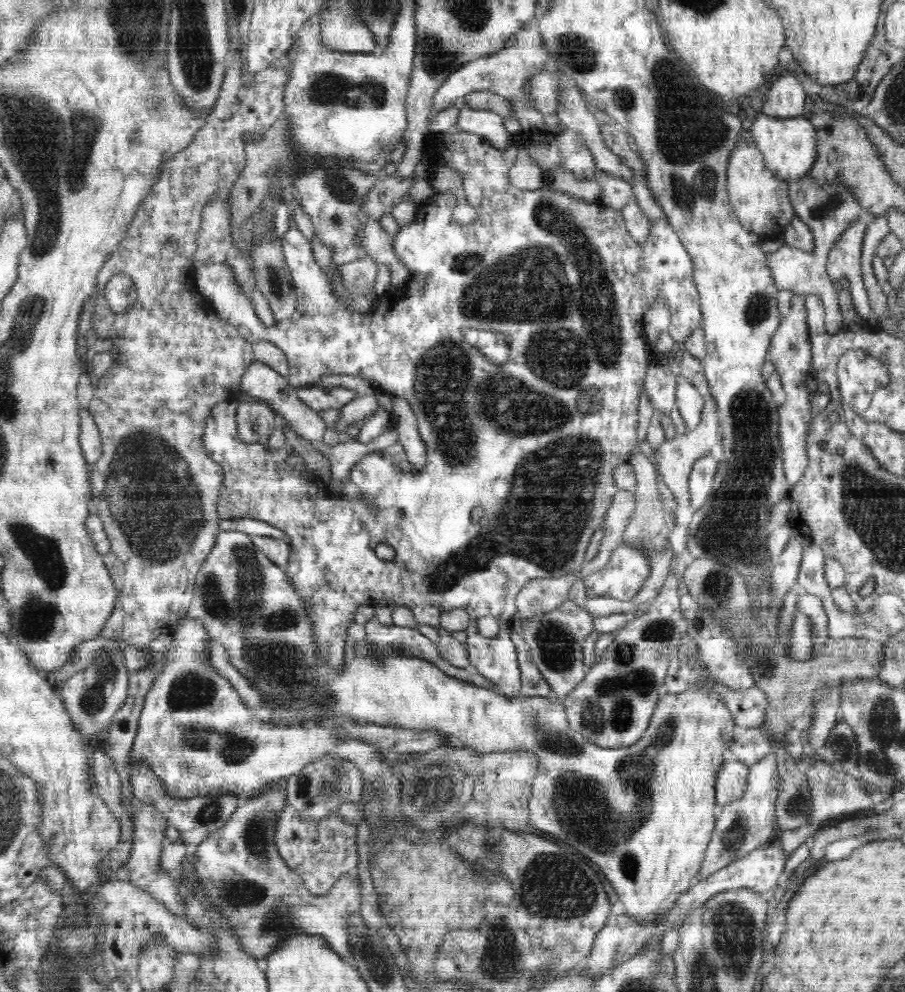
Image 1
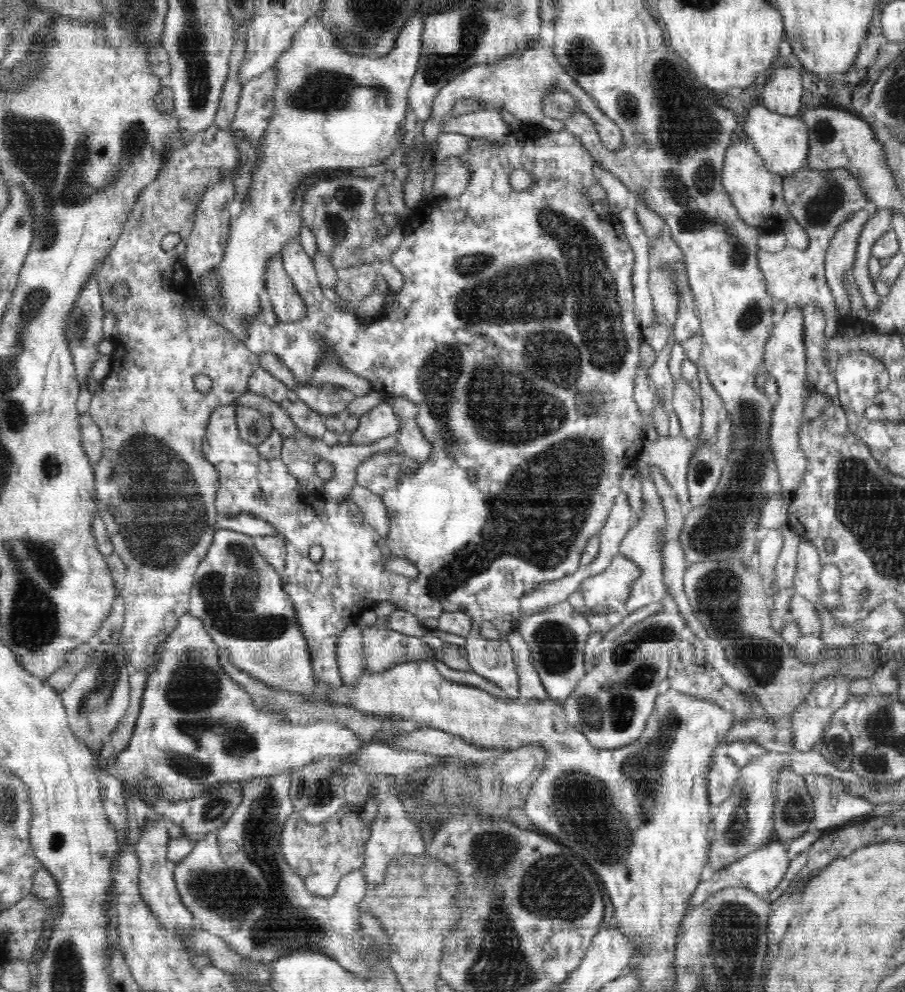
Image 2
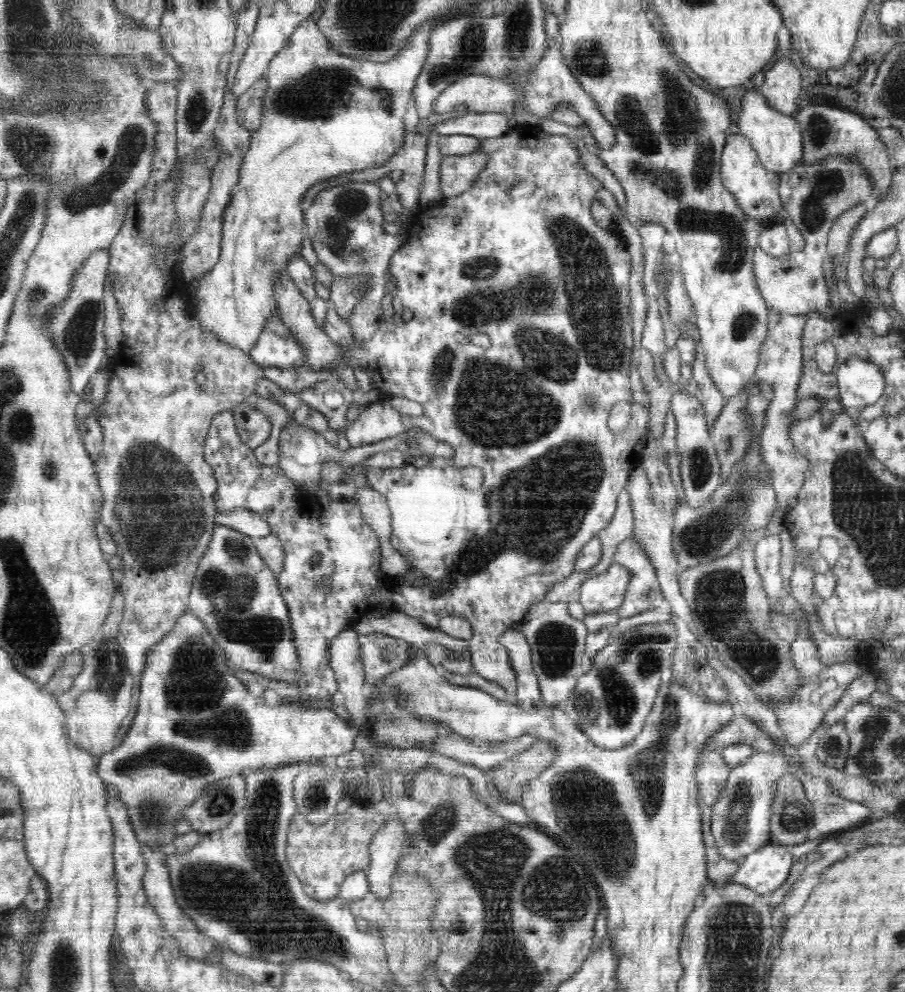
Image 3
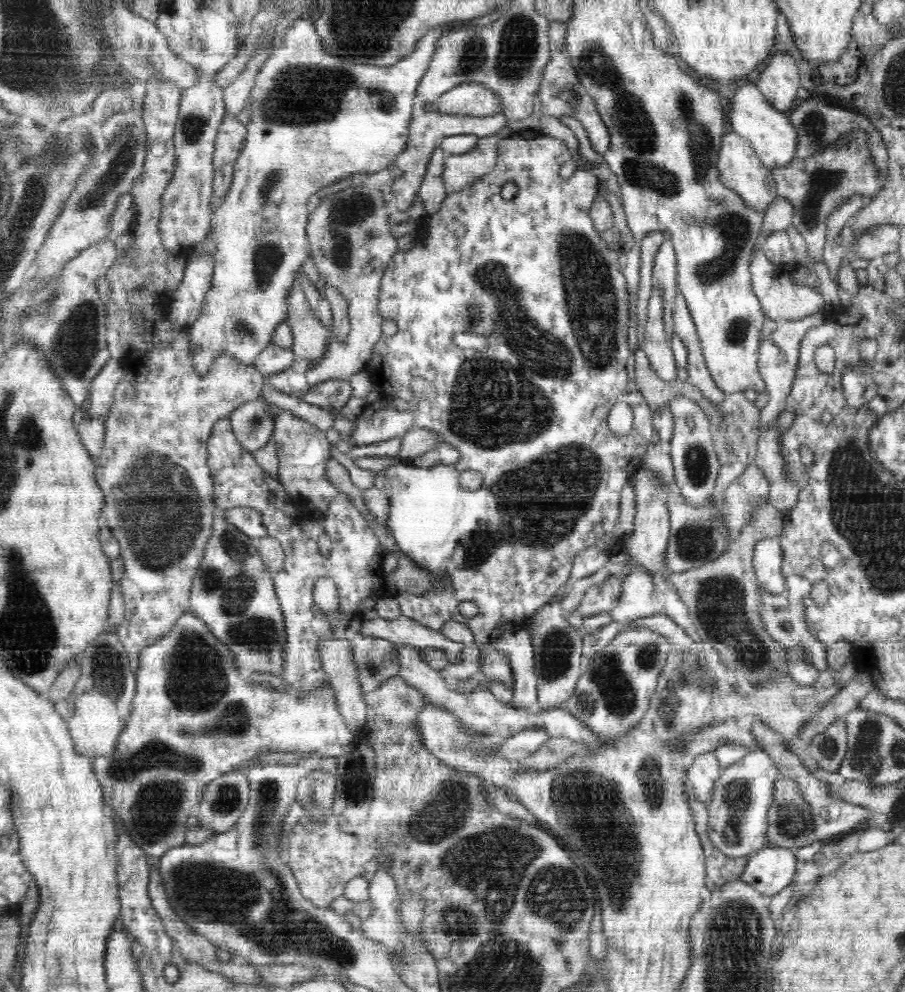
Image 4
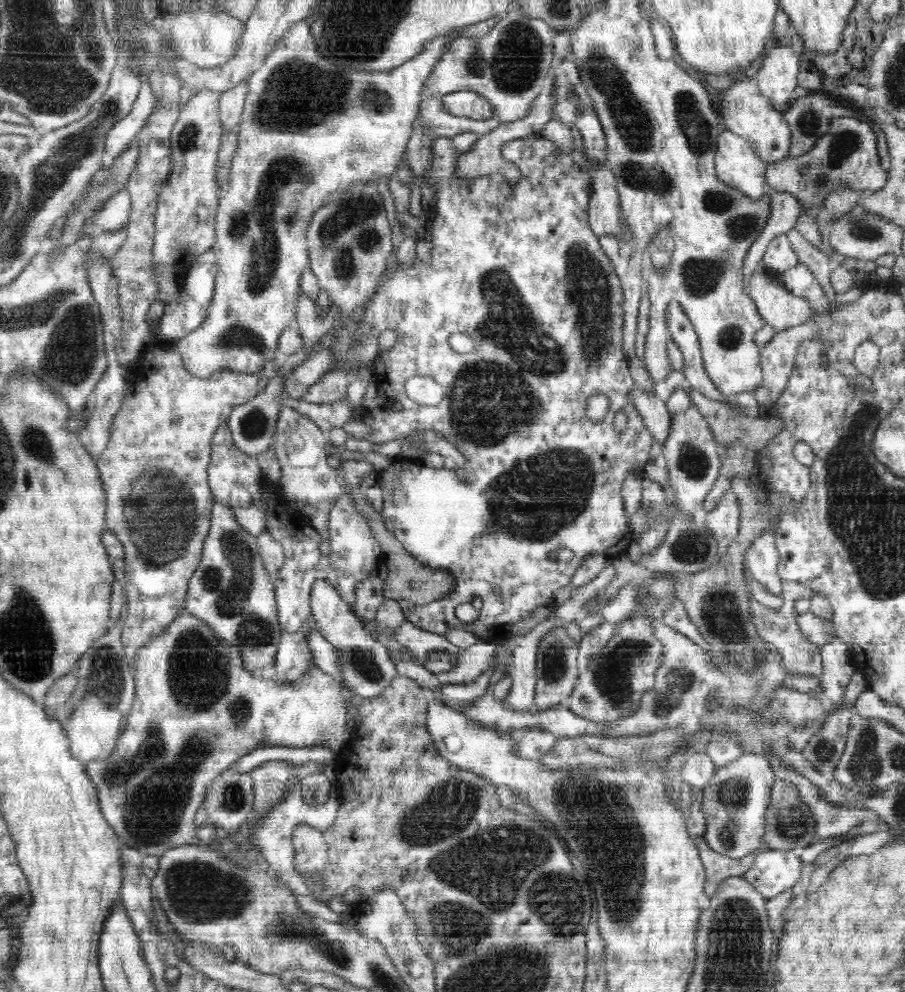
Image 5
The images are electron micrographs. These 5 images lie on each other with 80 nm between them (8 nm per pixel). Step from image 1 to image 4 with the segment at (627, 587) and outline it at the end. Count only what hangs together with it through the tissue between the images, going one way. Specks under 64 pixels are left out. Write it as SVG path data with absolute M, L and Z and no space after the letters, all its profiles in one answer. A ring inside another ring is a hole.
M615 569L611 573L609 580L602 585L590 588L584 594L582 602L579 606L580 616L586 617L592 614L609 611L615 602L618 602L620 593L622 592L623 578L616 579Z

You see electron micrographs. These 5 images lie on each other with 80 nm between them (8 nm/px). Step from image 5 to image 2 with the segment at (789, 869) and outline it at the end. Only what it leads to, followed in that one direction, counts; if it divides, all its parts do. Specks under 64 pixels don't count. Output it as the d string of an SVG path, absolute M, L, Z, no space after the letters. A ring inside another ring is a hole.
M788 841L770 842L745 857L739 858L725 868L716 871L710 879L698 882L694 894L692 894L692 898L688 902L688 910L702 904L711 894L728 887L744 887L763 897L766 892L772 892L782 882L788 870L791 860L790 855L788 855L788 846L790 846Z

